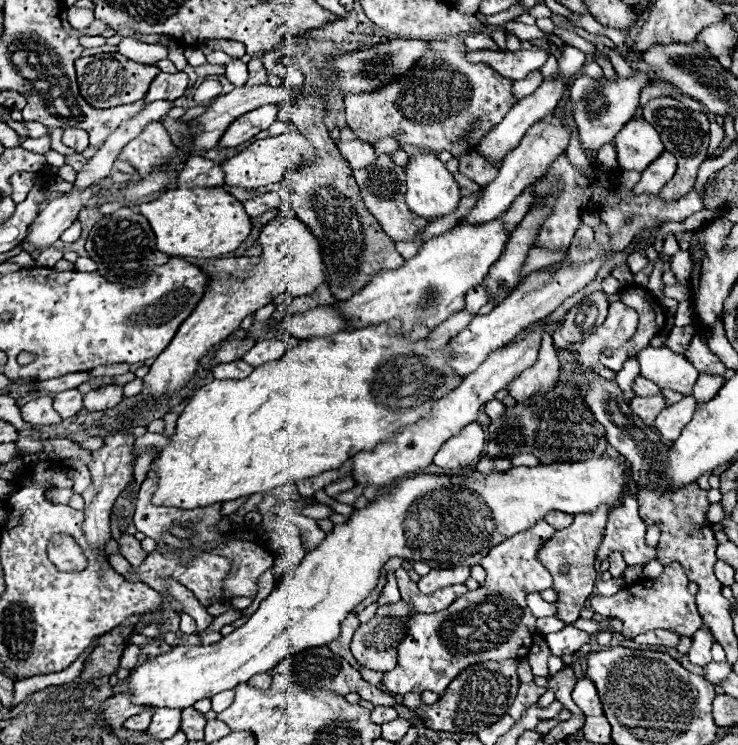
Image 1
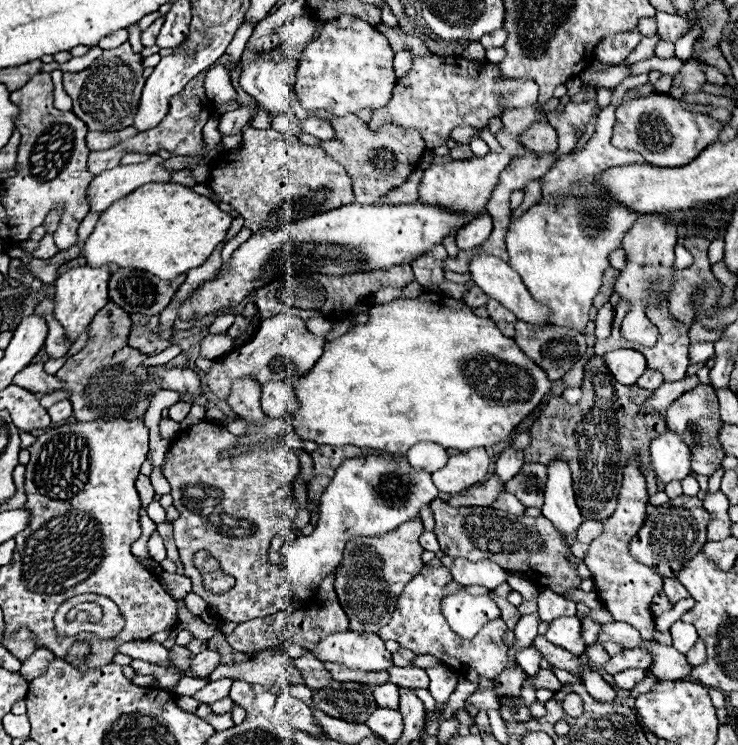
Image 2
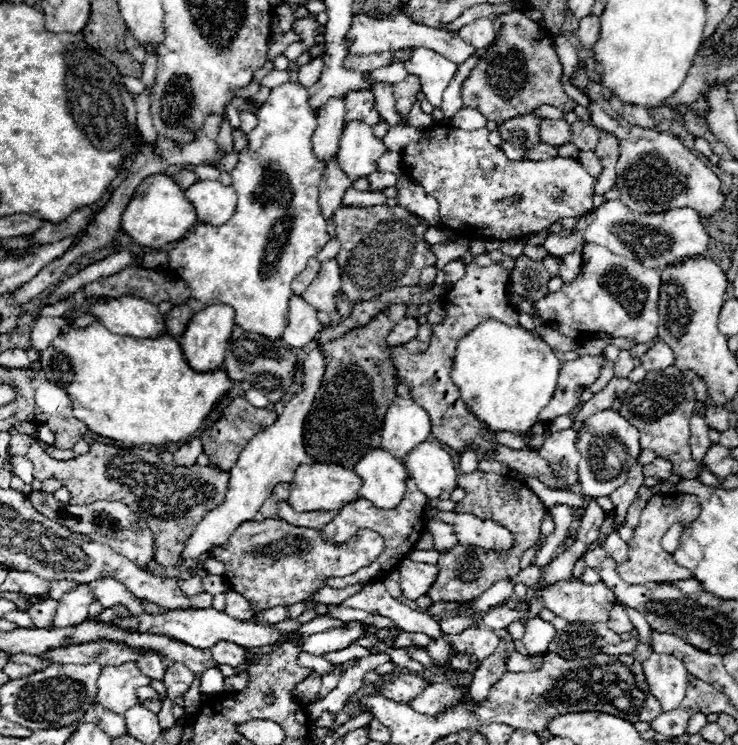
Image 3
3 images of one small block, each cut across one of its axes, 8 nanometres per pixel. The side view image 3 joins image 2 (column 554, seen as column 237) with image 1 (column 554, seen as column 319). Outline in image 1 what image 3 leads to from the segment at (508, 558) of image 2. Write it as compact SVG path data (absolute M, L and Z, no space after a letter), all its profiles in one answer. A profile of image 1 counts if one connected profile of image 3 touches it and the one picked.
M602 506L594 514L576 514L572 526L566 530L556 530L550 540L546 540L544 546L538 550L538 560L542 566L552 574L554 584L552 588L558 592L556 602L556 618L560 618L566 624L572 624L580 610L584 608L584 602L590 598L594 584L598 580L596 572L596 550L602 542L602 532L606 530L606 506Z

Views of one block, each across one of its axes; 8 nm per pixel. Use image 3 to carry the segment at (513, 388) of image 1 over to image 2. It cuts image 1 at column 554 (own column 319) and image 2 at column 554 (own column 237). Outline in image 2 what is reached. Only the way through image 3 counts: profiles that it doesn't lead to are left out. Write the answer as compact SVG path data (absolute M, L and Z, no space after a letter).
M562 460L548 464L548 482L546 482L546 492L544 492L542 514L552 522L552 526L564 538L576 532L578 526L584 522L576 506L570 468Z

